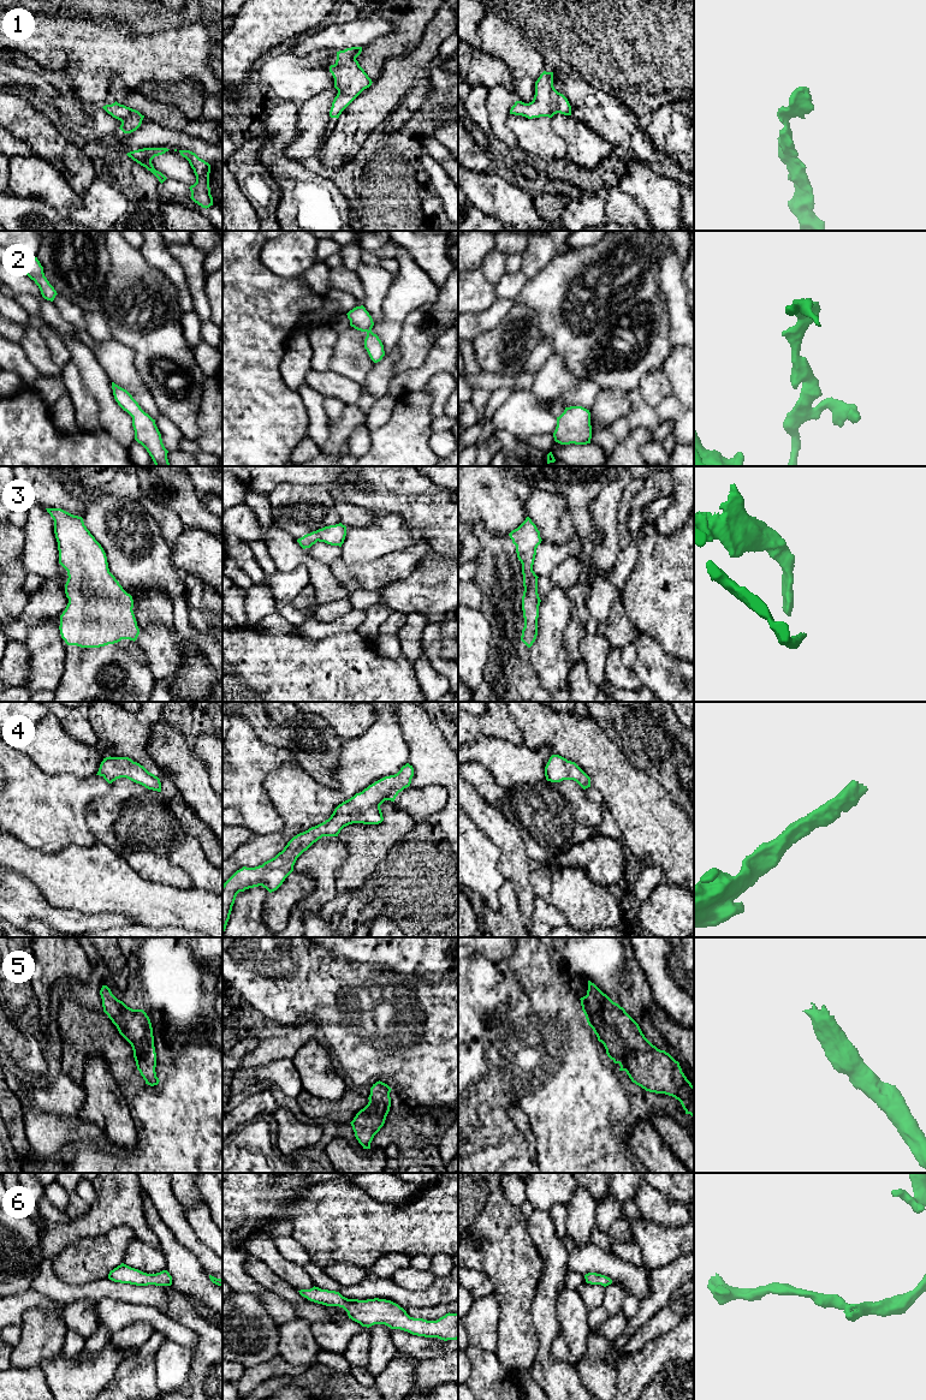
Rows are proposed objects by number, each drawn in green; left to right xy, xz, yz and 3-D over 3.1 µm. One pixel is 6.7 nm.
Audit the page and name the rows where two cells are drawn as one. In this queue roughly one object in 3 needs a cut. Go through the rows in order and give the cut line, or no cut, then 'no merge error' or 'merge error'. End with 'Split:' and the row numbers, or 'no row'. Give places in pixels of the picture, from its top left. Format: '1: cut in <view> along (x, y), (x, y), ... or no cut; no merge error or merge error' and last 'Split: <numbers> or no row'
1: no cut; no merge error
2: no cut; no merge error
3: no cut; no merge error
4: no cut; no merge error
5: no cut; no merge error
6: no cut; no merge error
Split: no row

